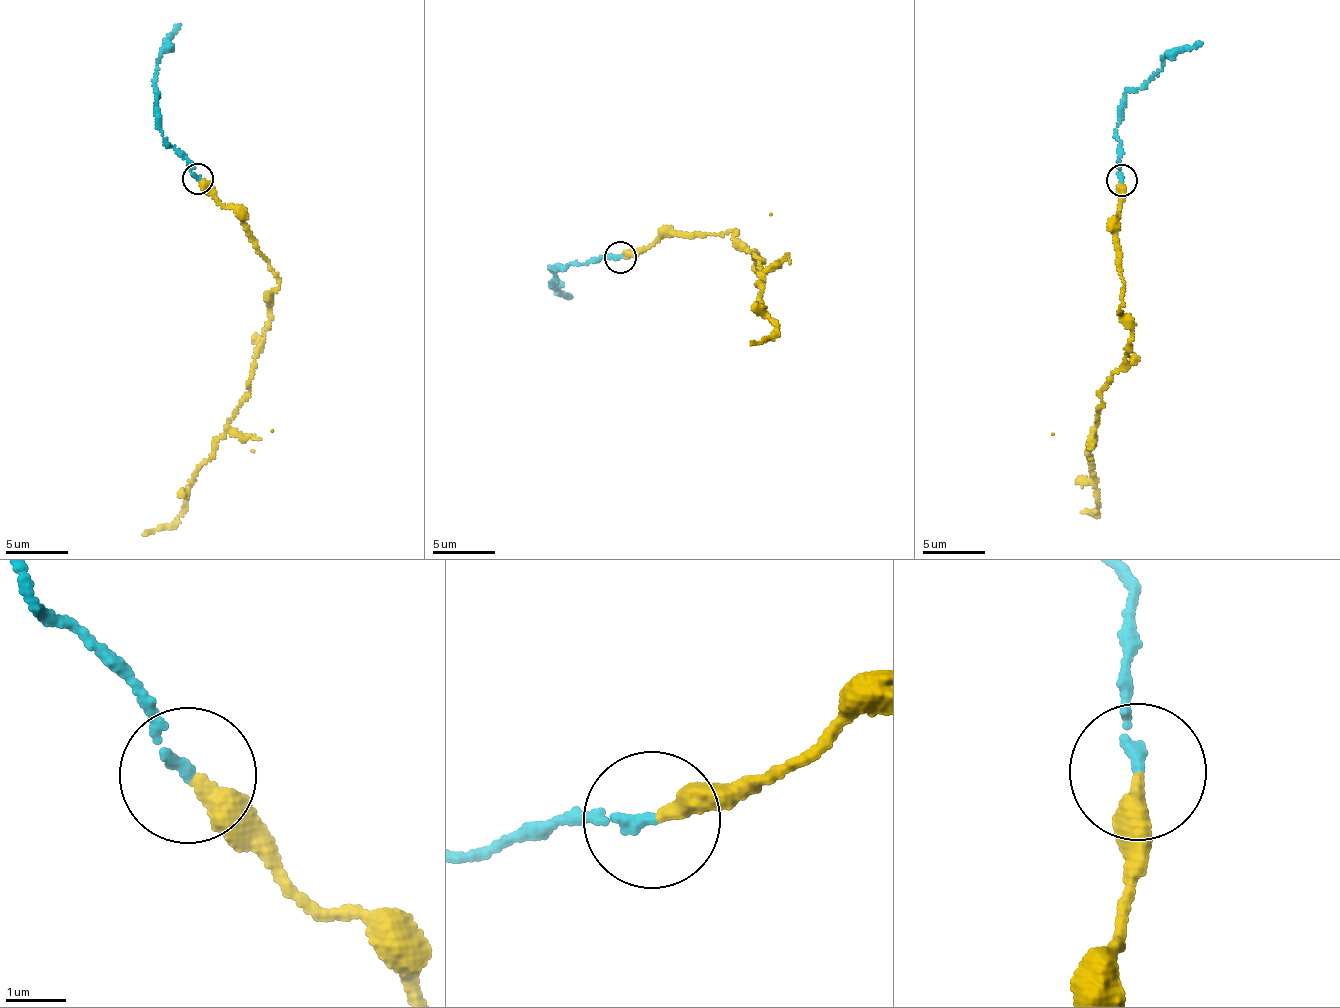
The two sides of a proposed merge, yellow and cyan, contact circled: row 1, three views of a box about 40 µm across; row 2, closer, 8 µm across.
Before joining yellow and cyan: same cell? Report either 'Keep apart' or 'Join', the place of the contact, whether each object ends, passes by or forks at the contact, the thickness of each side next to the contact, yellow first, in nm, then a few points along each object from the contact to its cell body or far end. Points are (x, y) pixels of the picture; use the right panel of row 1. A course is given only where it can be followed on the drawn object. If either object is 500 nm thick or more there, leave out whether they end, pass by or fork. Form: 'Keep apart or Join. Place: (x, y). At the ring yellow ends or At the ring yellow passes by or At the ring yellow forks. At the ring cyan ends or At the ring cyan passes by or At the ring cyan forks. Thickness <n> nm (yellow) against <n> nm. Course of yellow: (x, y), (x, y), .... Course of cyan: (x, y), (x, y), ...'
Keep apart. Place: (1122, 180). At the ring yellow ends. At the ring cyan ends. Thickness 380 nm (yellow) against 160 nm. Course of yellow: (1121, 181), (1113, 225), (1124, 285), (1119, 312), (1131, 339), (1098, 408), (1090, 454), (1096, 512), (1081, 512). Course of cyan: (1121, 181), (1118, 126), (1126, 95), (1151, 79), (1162, 61), (1202, 43)

